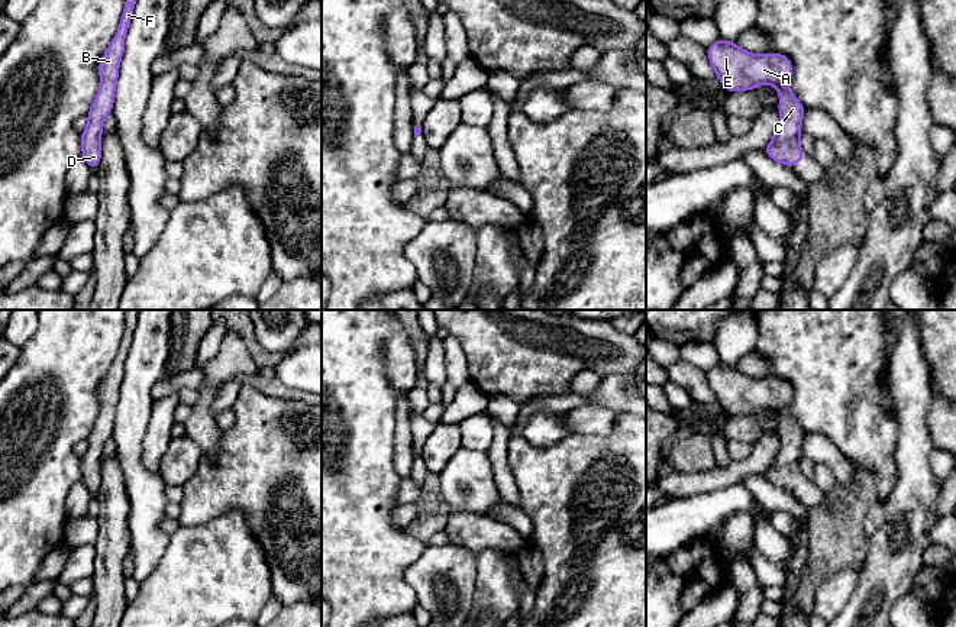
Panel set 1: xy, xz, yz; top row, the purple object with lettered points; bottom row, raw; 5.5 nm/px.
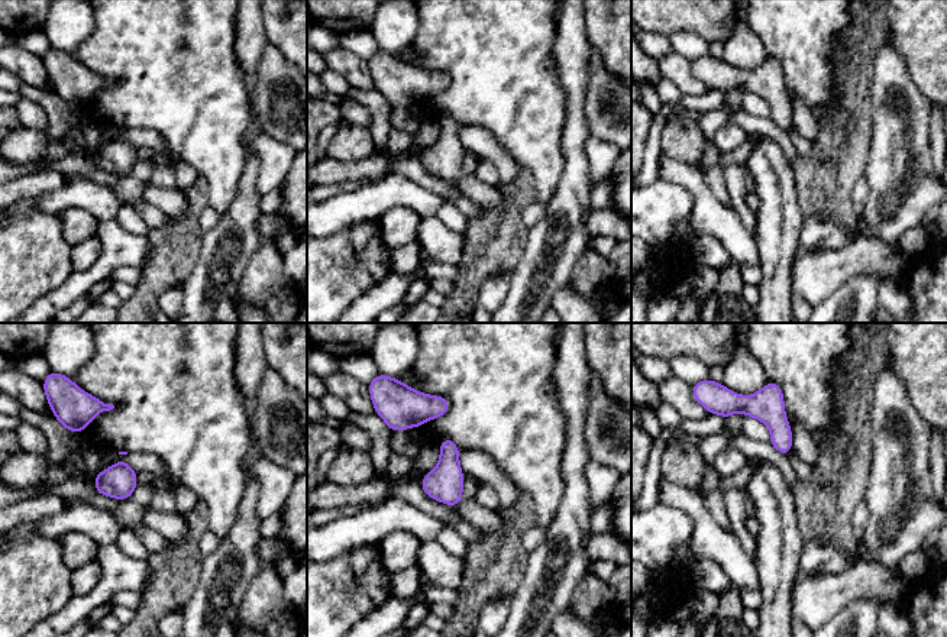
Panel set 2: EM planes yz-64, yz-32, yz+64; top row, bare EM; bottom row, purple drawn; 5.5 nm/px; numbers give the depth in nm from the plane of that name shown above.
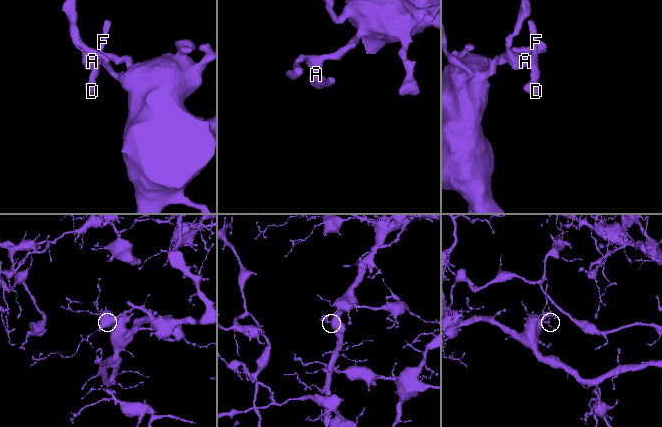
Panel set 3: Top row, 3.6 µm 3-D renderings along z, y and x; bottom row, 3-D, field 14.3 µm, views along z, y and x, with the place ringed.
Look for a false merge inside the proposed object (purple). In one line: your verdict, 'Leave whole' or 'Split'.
Leave whole

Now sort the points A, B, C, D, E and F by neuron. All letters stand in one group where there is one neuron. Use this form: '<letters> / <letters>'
A B C D E F

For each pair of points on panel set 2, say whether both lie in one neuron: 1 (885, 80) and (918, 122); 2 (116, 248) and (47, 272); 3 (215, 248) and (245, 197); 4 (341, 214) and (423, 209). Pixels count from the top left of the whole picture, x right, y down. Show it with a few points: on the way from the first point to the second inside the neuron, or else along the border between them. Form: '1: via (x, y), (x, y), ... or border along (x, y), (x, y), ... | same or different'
1: via (898, 87), (905, 90), (912, 109) | same
2: border along (74, 272), (47, 294) | different
3: via (228, 235), (239, 223), (245, 210) | same
4: via (361, 204), (380, 197), (403, 197) | same

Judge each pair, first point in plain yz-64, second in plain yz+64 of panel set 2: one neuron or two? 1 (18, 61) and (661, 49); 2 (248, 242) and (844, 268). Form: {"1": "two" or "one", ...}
{"1": "two", "2": "two"}

